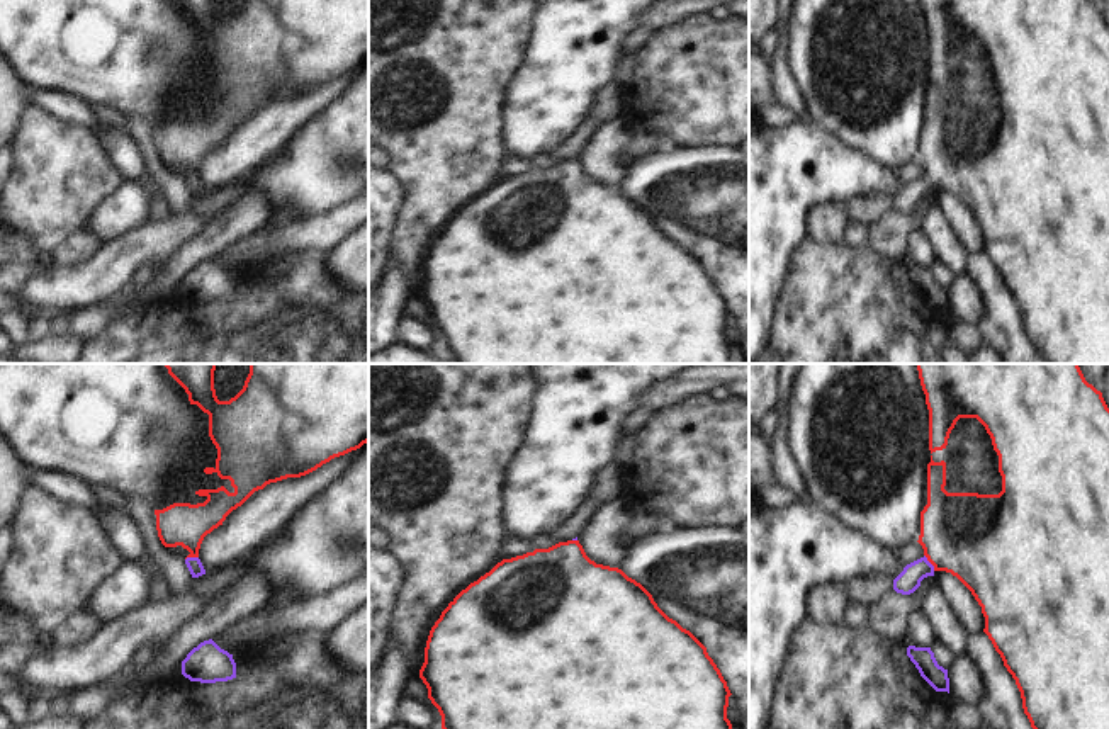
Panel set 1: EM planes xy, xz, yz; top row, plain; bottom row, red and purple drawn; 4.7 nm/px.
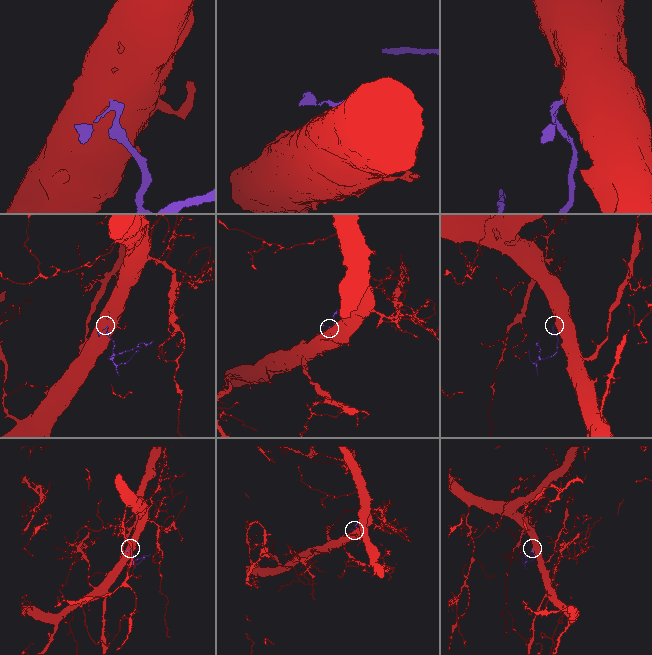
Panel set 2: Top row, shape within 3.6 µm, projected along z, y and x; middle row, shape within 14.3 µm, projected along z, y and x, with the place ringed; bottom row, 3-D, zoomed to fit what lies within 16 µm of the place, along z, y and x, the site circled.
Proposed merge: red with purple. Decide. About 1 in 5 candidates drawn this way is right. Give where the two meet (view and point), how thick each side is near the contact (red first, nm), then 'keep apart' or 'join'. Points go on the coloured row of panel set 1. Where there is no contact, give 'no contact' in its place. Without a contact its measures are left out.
yz (929, 561) | 420/110 nm | join

